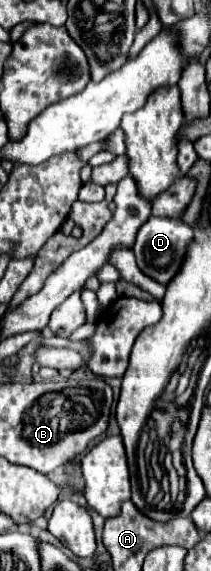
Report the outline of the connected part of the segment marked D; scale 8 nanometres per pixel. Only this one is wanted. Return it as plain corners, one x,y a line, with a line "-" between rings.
150,216
146,220
146,224
138,230
138,236
136,236
136,262
138,262
138,268
146,276
154,278
156,282
168,284
168,280
172,280
174,274
178,272
178,268
182,264
186,244
192,240
192,236
194,236
192,226
184,224
182,220

